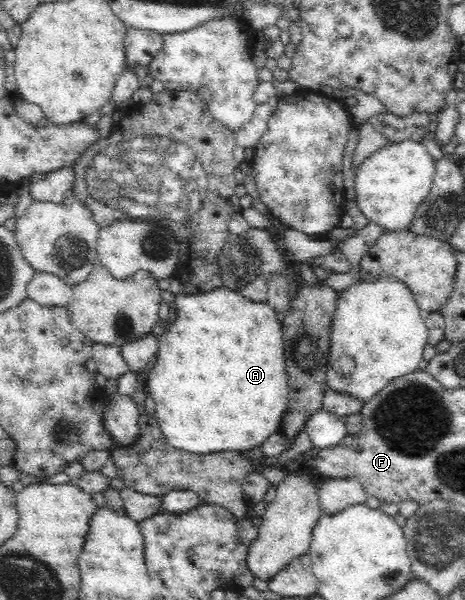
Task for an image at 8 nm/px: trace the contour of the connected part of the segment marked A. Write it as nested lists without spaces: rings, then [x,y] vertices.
[[[224,286],[213,288],[211,291],[202,292],[202,294],[175,294],[174,306],[176,306],[178,316],[176,316],[176,320],[168,326],[170,330],[159,331],[157,353],[155,354],[156,362],[142,379],[143,390],[145,390],[147,396],[152,398],[152,402],[156,405],[154,417],[164,439],[168,442],[168,445],[186,453],[210,455],[216,452],[231,451],[243,455],[255,454],[258,447],[272,434],[279,433],[283,412],[286,412],[289,401],[290,391],[286,357],[284,356],[284,337],[279,313],[267,302],[266,304],[250,302],[250,300],[242,298],[240,293],[234,291],[230,292],[230,290]]]

